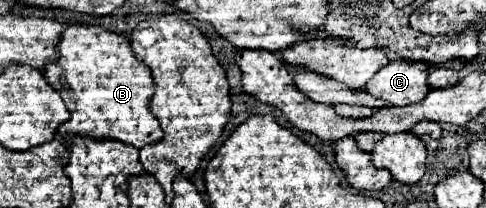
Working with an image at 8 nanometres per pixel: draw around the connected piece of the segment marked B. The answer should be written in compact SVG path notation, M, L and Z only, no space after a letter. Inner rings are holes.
M69 25L63 31L57 51L59 51L59 59L55 63L47 63L45 79L63 97L71 113L71 119L59 127L59 135L63 139L75 137L75 135L83 135L91 139L115 139L141 149L163 137L159 121L149 109L149 101L155 91L151 71L143 65L143 61L139 61L133 55L131 45L123 35L105 31L99 25Z

